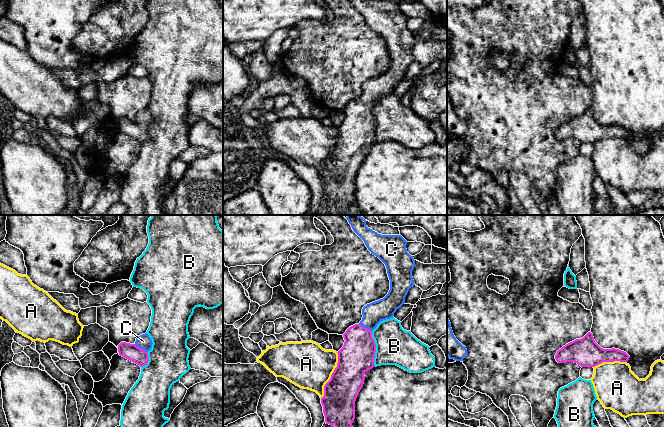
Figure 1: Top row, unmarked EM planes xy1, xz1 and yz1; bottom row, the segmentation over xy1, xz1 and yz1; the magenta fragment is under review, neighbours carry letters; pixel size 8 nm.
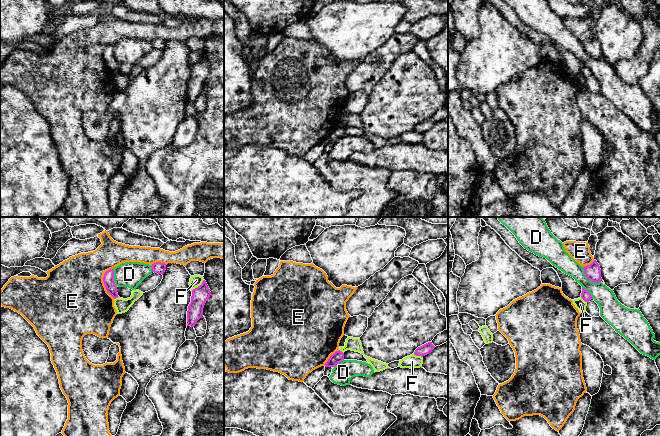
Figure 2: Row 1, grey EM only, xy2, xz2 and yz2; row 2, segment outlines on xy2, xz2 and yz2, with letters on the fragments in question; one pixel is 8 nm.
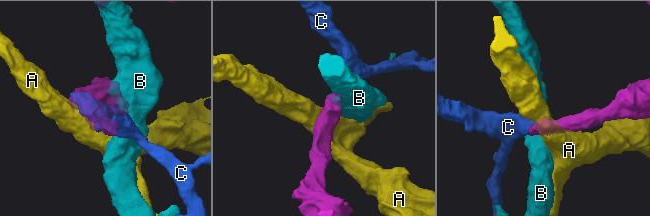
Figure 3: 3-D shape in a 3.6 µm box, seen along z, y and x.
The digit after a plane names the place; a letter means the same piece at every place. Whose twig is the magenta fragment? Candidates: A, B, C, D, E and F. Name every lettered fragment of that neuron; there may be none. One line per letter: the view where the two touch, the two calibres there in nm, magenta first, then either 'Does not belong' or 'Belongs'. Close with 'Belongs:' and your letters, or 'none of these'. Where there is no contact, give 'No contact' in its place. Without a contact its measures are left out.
A: Touches magenta in xz1. Thickness 280 nm (magenta) against 380 nm. Does not belong
B: Touches magenta in xz1. Thickness 280 nm (magenta) against 300 nm. Does not belong
C: Touches magenta in xz1. Thickness 280 nm (magenta) against 170 nm. Belongs
D: Touches magenta in yz2. Thickness 130 nm (magenta) against 160 nm. Does not belong
E: Touches magenta in xy2. Thickness 90 nm (magenta) against 500 nm. Does not belong
F: Touches magenta in xy2. Thickness 140 nm (magenta) against 90 nm. Does not belong
Belongs: C

